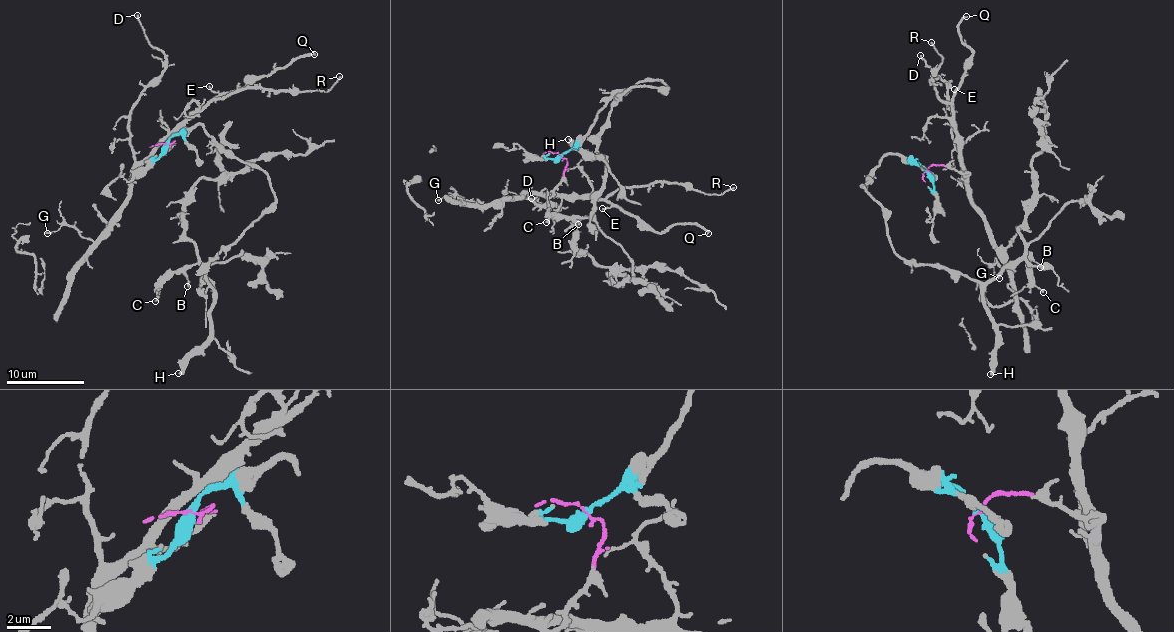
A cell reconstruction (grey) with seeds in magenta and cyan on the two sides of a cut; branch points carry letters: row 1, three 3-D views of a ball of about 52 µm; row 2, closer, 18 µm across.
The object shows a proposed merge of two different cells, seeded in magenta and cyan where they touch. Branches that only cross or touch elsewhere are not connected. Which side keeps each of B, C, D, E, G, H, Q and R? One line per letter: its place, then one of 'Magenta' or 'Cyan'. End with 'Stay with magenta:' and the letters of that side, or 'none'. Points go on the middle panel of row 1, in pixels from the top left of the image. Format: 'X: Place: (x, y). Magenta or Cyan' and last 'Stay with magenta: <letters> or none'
B: Place: (578, 224). Cyan
C: Place: (546, 222). Cyan
D: Place: (531, 198). Magenta
E: Place: (602, 208). Magenta
G: Place: (438, 200). Magenta
H: Place: (568, 139). Cyan
Q: Place: (708, 233). Magenta
R: Place: (733, 187). Magenta
Stay with magenta: D, E, G, Q, R

